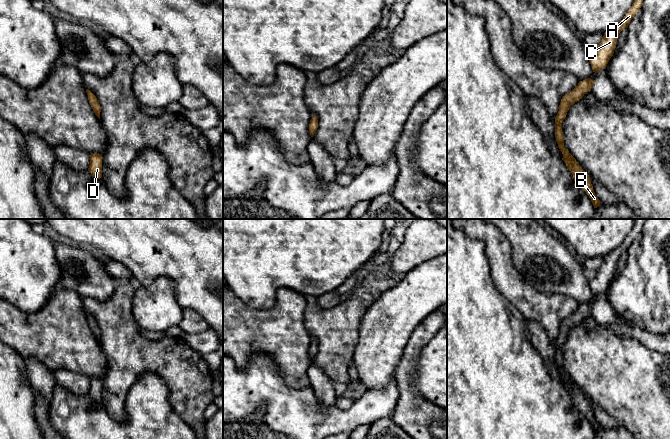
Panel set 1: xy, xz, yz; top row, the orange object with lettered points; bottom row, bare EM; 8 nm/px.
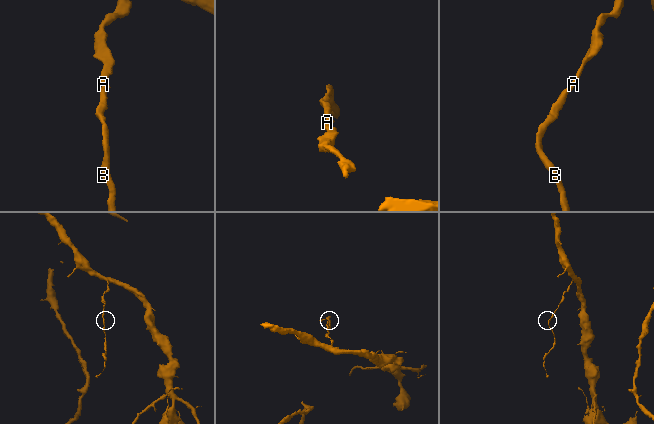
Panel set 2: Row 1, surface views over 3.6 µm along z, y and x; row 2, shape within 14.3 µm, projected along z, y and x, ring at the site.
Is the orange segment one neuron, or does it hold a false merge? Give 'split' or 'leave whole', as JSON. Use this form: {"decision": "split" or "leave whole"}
{"decision": "leave whole"}

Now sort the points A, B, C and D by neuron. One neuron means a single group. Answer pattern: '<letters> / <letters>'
A B C D

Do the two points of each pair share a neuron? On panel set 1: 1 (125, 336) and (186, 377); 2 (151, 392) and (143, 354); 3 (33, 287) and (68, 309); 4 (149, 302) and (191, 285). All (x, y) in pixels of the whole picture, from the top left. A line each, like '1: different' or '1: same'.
1: same
2: different
3: different
4: different

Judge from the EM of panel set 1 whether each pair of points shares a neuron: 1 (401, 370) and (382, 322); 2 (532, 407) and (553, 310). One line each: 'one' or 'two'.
1: two
2: two

